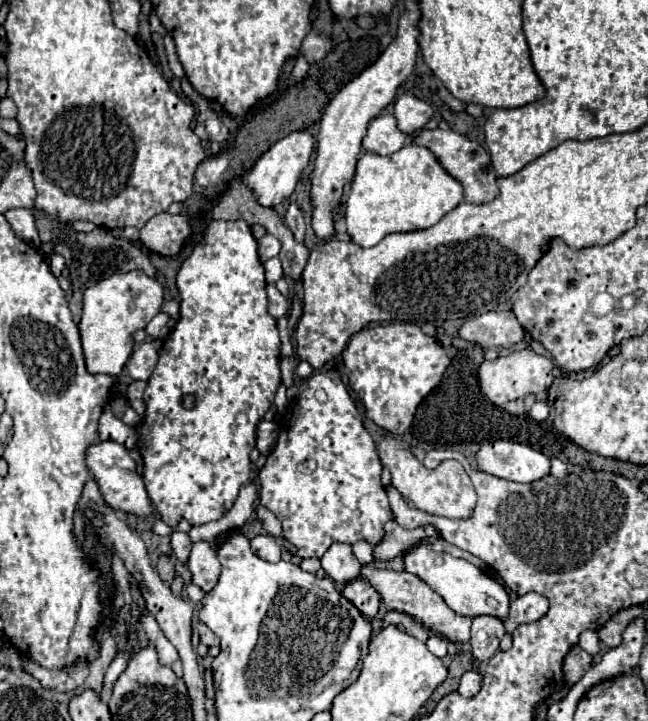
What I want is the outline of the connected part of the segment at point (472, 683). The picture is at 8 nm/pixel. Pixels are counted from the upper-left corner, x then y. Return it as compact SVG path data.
M468 671L462 681L460 681L460 687L458 687L458 693L462 697L474 697L478 691L480 691L480 683L482 683L482 677L478 671Z

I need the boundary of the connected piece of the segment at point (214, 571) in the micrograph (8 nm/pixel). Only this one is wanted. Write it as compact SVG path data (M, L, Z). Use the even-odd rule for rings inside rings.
M198 541L192 545L188 567L192 571L192 583L196 583L202 591L210 591L216 585L220 575L220 561L216 559L216 551L208 541Z

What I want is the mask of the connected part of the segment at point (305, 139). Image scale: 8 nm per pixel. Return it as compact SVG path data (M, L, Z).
M296 131L292 135L286 135L284 139L280 139L276 145L272 145L256 163L254 167L250 169L250 173L246 175L244 183L246 187L256 195L256 201L262 205L262 207L276 207L280 205L282 201L286 201L296 183L300 181L300 175L304 171L304 167L308 165L310 161L310 155L312 155L312 149L314 149L314 139L310 137L310 133L306 131Z

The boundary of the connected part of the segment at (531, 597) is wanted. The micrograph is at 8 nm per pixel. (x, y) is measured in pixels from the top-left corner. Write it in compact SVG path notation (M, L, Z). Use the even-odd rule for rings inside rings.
M526 593L516 597L510 603L510 613L508 619L504 621L506 631L512 633L520 623L534 623L540 617L544 617L548 611L548 599L544 599L538 593Z

